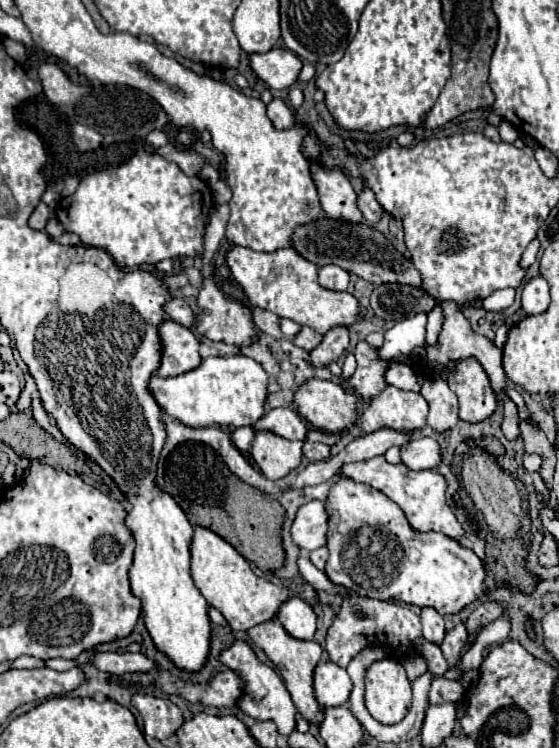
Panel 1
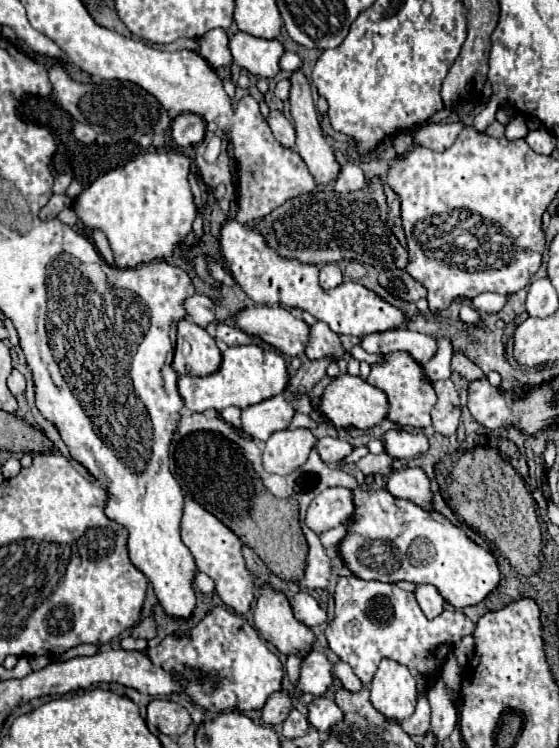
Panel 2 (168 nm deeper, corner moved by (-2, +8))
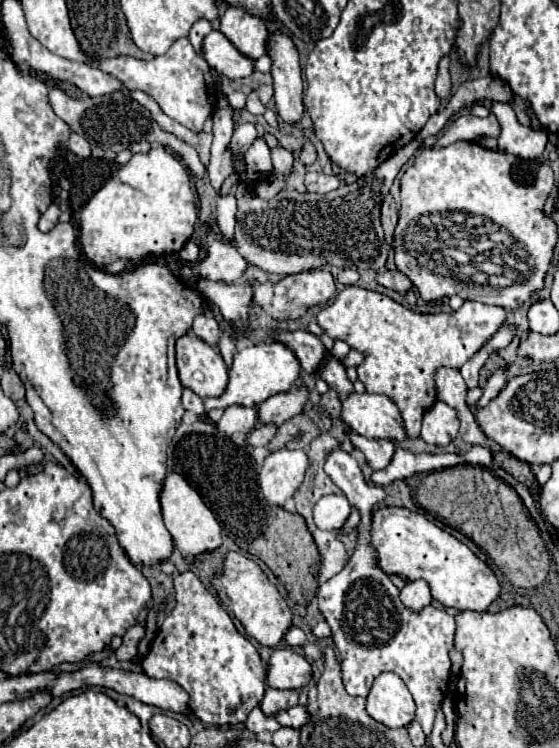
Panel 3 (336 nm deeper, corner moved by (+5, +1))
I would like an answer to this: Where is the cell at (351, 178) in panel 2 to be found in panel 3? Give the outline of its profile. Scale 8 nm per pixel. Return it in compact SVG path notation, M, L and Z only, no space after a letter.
M311 171L305 175L305 187L307 187L307 191L315 191L315 193L329 193L339 187L339 179L335 175Z

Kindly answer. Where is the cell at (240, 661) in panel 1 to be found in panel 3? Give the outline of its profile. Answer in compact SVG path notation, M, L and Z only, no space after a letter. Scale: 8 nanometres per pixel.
M181 571L173 579L175 587L175 607L165 617L157 637L151 643L147 657L141 661L143 671L153 679L171 679L181 685L191 695L191 709L197 719L207 725L239 725L245 723L251 709L255 709L265 695L265 665L255 649L255 645L243 637L233 619L217 603L217 599L201 585L195 573Z

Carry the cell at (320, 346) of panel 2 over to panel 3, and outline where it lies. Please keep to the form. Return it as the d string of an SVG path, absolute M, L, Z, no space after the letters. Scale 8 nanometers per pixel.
M329 357L325 361L325 365L319 369L319 377L323 381L327 381L331 389L337 391L339 401L343 401L345 397L349 397L349 393L353 393L353 383L349 381L345 367L335 357Z

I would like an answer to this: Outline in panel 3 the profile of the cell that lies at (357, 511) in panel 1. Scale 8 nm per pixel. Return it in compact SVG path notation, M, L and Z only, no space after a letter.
M381 507L373 513L371 541L379 551L379 565L387 575L397 573L411 581L425 579L431 587L431 595L445 607L457 611L487 611L487 607L499 597L499 581L491 567L465 543L439 529L421 513L405 507Z

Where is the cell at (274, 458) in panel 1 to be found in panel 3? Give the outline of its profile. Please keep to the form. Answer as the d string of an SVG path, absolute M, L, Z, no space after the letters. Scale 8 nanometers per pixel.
M279 449L267 455L259 473L259 487L269 505L283 507L285 501L297 493L307 465L303 449Z

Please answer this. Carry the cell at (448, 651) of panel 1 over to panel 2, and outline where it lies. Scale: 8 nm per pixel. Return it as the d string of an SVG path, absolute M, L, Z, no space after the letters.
M450 650L448 652L448 658L446 658L446 662L444 662L444 668L442 668L442 678L444 678L444 682L450 686L450 688L454 688L454 690L460 690L460 666L458 666L458 662L456 662L456 658L454 658L454 650Z

